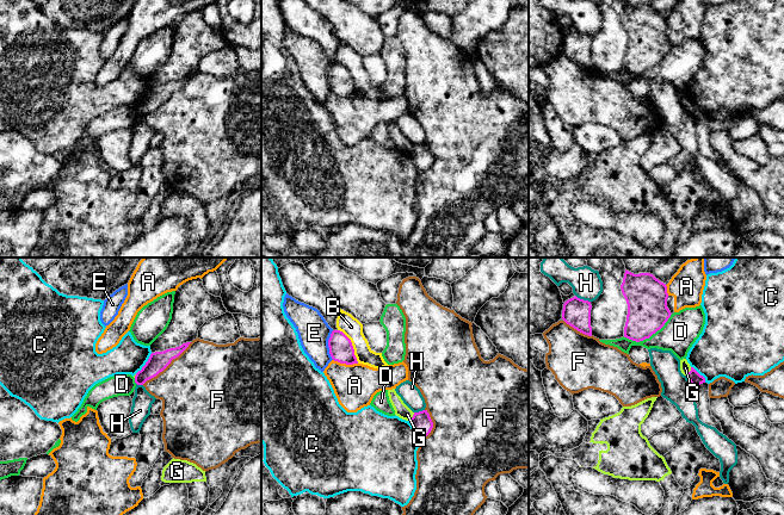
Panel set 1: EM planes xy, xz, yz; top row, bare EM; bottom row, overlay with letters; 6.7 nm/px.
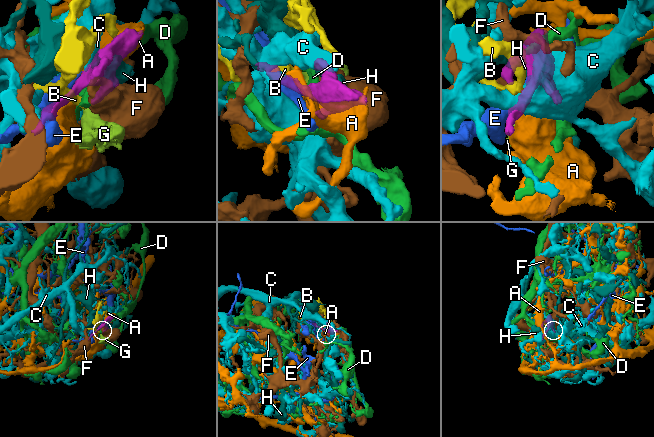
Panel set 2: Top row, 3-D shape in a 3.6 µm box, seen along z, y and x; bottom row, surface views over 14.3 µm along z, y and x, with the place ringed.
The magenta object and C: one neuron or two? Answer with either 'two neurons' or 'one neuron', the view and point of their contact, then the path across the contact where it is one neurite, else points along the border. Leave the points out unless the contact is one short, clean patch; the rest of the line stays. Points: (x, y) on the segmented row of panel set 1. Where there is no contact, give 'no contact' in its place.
two neurons; contact xy (146, 364)

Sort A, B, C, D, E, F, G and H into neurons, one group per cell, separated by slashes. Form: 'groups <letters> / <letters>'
groups A / B / C / D / E / F / G / H

